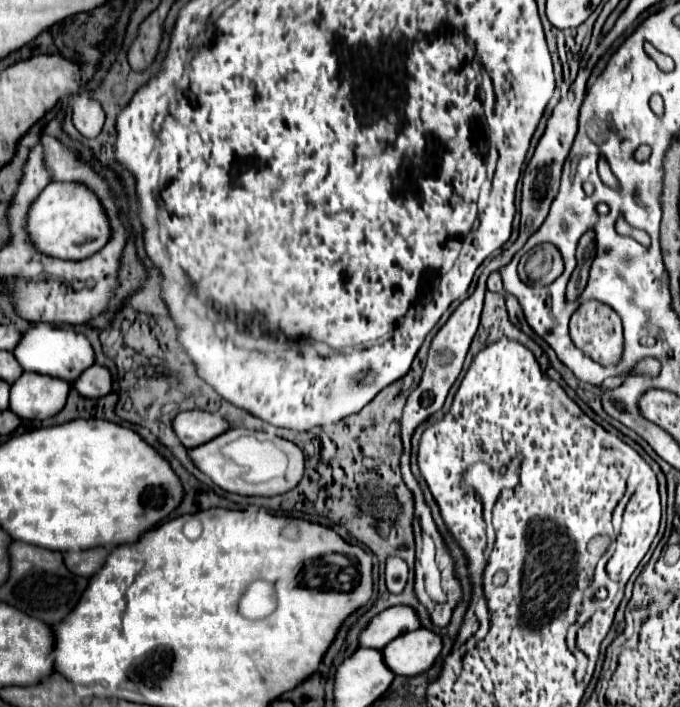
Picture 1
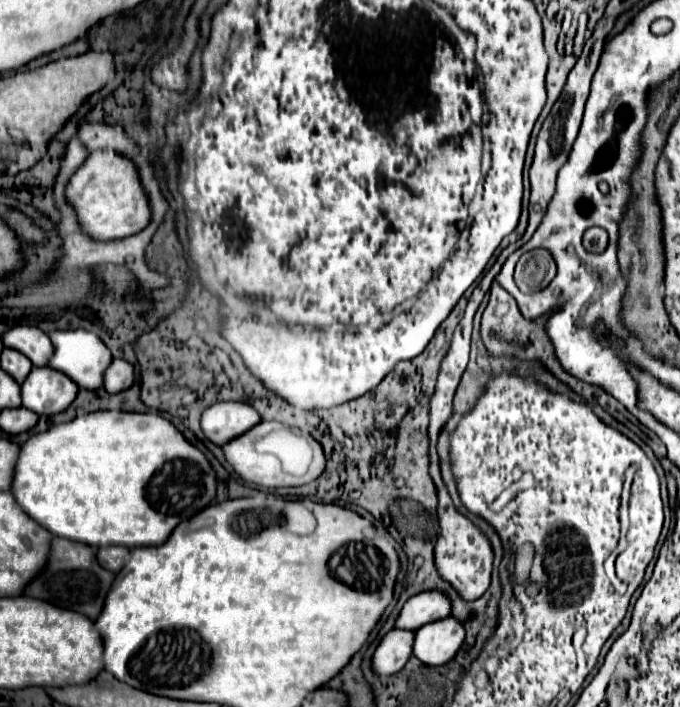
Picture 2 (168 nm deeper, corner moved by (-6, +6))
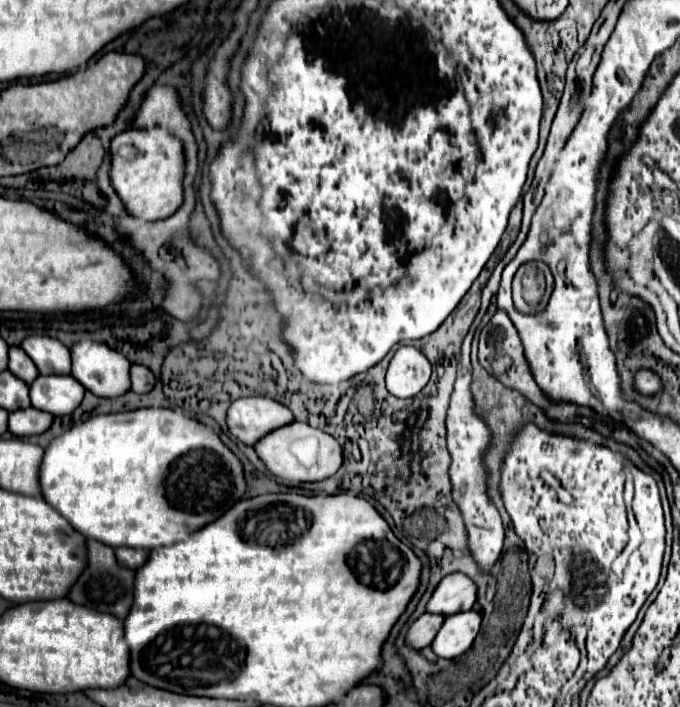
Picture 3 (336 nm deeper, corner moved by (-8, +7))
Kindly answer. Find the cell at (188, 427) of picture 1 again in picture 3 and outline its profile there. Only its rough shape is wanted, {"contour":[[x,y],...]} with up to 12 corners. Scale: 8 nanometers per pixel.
{"contour":[[268,396],[238,398],[230,434],[254,446],[266,432],[294,422]]}

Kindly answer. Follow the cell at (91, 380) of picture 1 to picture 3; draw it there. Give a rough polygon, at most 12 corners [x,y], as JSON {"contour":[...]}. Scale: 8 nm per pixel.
{"contour":[[146,366],[130,368],[132,392],[150,392],[156,384]]}

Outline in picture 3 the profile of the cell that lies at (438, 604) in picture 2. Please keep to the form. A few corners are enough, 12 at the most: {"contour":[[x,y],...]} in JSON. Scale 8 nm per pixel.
{"contour":[[466,574],[442,578],[426,610],[472,610],[478,586]]}

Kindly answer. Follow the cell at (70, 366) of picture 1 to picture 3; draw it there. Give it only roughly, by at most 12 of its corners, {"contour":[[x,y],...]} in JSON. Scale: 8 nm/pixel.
{"contour":[[106,344],[70,348],[72,376],[92,394],[130,390],[130,362]]}

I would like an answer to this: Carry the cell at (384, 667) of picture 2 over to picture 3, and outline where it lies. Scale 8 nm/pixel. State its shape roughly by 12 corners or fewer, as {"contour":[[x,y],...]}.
{"contour":[[442,614],[420,616],[410,632],[408,644],[414,648],[430,646]]}

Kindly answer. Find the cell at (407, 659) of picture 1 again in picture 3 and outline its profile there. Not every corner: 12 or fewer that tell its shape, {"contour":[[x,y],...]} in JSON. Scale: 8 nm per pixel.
{"contour":[[476,610],[448,616],[432,642],[440,658],[464,654],[480,632]]}

